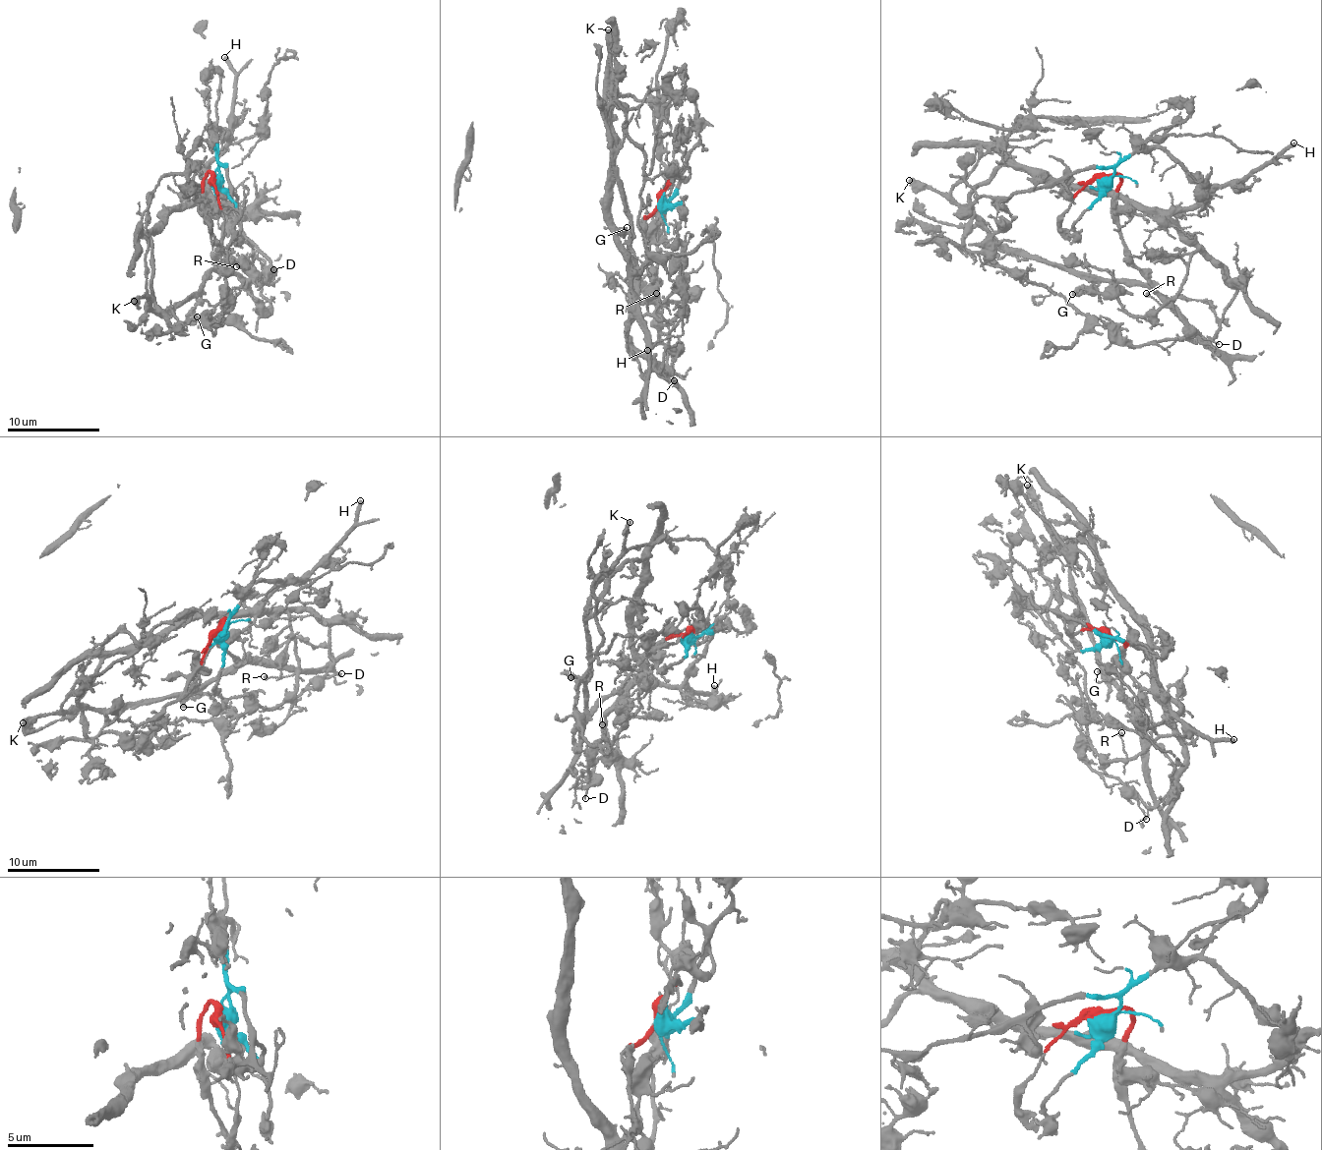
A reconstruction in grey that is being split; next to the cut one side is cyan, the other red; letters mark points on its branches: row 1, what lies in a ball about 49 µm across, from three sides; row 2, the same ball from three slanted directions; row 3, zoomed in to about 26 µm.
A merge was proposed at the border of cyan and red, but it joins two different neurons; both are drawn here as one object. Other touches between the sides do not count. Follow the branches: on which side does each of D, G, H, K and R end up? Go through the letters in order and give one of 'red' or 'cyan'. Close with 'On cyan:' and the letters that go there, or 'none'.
D: cyan
G: red
H: cyan
K: red
R: cyan
On cyan: D, H, R

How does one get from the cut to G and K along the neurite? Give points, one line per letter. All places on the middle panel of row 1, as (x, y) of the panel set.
G: (662, 200), (646, 215), (641, 231), (646, 260), (634, 292), (630, 243), (624, 240), (627, 227)
K: (662, 200), (641, 231), (646, 260), (637, 289), (632, 290), (630, 222), (606, 122), (609, 28)

